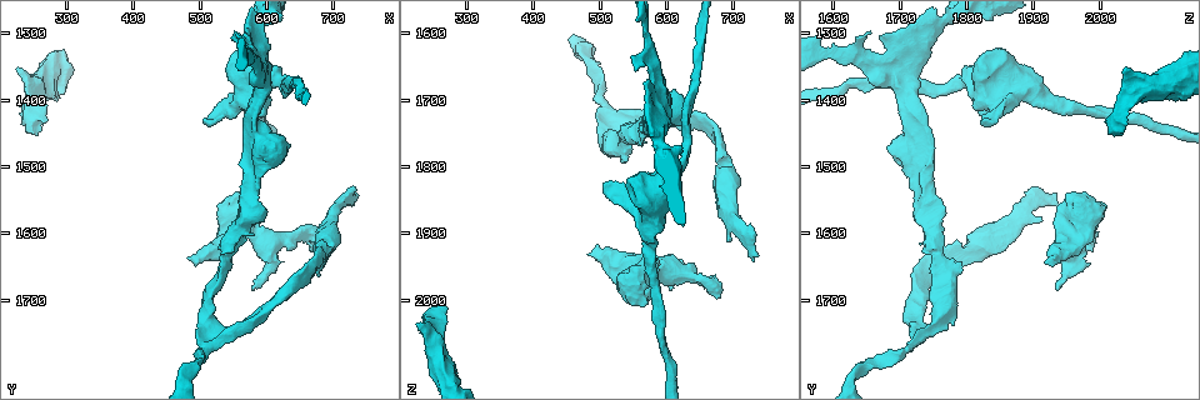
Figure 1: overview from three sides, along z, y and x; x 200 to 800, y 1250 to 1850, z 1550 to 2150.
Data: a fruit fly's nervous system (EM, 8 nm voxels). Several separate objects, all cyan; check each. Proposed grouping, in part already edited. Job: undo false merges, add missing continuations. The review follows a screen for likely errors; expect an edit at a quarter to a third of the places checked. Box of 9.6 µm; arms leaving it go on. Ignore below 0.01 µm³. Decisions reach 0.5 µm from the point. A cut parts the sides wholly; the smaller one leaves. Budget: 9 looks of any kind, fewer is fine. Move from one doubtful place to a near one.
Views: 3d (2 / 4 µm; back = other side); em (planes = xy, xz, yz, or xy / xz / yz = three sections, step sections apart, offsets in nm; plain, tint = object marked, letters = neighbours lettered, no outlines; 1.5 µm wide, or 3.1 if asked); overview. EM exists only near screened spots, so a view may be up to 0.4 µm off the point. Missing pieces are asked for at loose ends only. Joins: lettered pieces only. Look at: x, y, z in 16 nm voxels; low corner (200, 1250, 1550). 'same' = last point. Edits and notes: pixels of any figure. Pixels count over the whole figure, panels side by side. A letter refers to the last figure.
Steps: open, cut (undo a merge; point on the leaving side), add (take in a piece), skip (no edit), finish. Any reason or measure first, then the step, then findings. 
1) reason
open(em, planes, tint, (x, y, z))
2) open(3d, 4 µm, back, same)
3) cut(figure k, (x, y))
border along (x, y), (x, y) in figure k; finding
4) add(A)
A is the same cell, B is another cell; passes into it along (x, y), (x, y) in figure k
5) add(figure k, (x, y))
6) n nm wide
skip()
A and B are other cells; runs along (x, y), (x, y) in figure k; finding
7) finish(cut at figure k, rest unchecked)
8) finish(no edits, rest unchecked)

free end
open(em, planes, letters, (495, 1640, 1920))

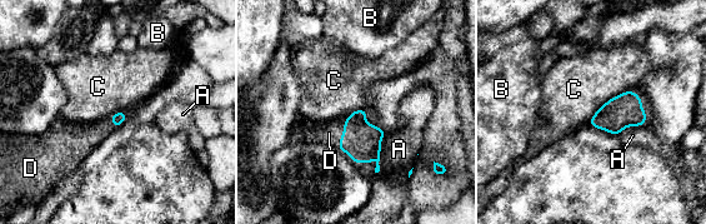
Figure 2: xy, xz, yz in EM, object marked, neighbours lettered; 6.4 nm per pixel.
add(figure 2, (329, 133))
D is the same cell, A, B and C are other cells; passes into it along (361, 140), (343, 132), (329, 133) in figure 2; it goes on there

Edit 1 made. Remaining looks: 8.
open(overview)

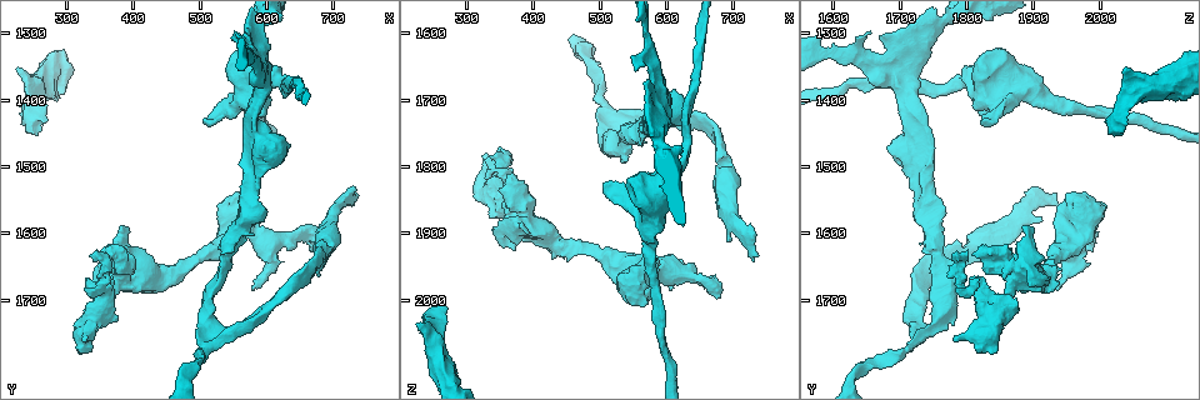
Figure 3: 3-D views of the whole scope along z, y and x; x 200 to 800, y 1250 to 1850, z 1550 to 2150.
calibre changes
open(3d, 2 µm, (570, 1405, 1925))

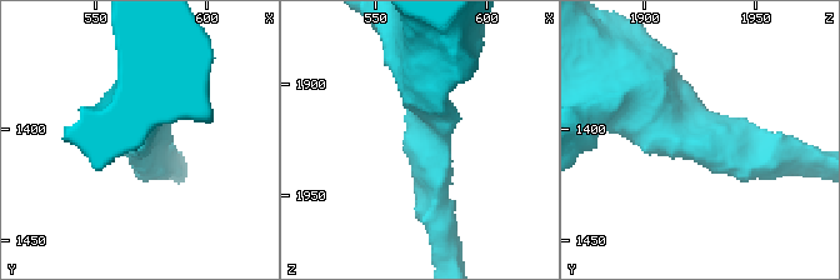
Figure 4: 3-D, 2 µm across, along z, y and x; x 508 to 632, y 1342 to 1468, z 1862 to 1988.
open(em, planes, tint, (570, 1409, 1925))

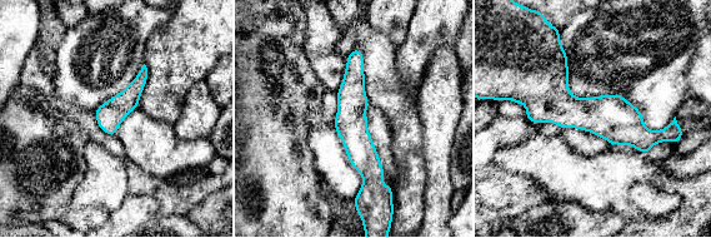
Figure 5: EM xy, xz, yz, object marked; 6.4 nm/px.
what lies round it
open(em, planes, letters, same)

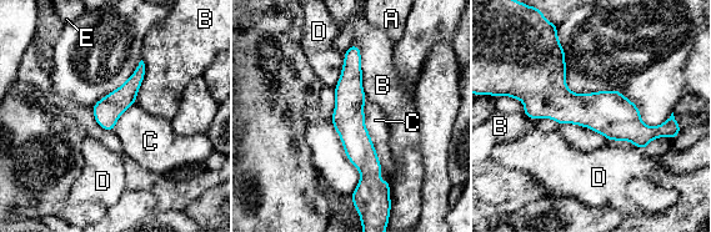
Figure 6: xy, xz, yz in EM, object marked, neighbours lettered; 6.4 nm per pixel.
skip()
A, B, C, D and E are other cells; runs along (519, 95), (665, 127) in figure 6; all the same neuron

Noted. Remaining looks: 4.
branch stops here
open(3d, 2 µm, (260, 1455, 2030))

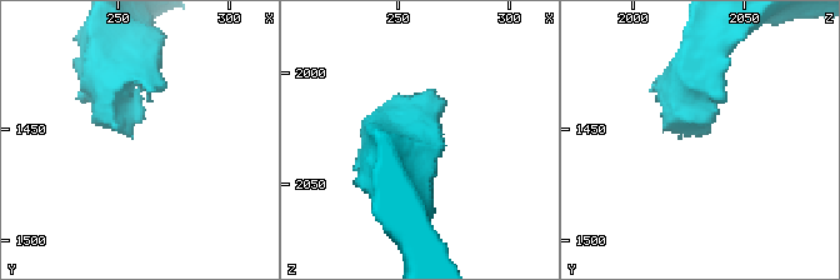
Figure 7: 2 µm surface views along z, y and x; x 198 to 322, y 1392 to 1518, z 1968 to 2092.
now the EM
open(em, planes, letters, (255, 1451, 2032))

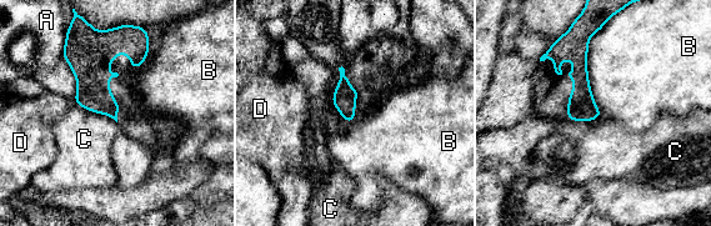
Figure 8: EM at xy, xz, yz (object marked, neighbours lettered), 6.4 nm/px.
B touches over 550 nm
skip()
A, B, C and D are other cells; none of them fits

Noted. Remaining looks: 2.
finish(add at figure 2, rest unchecked)

